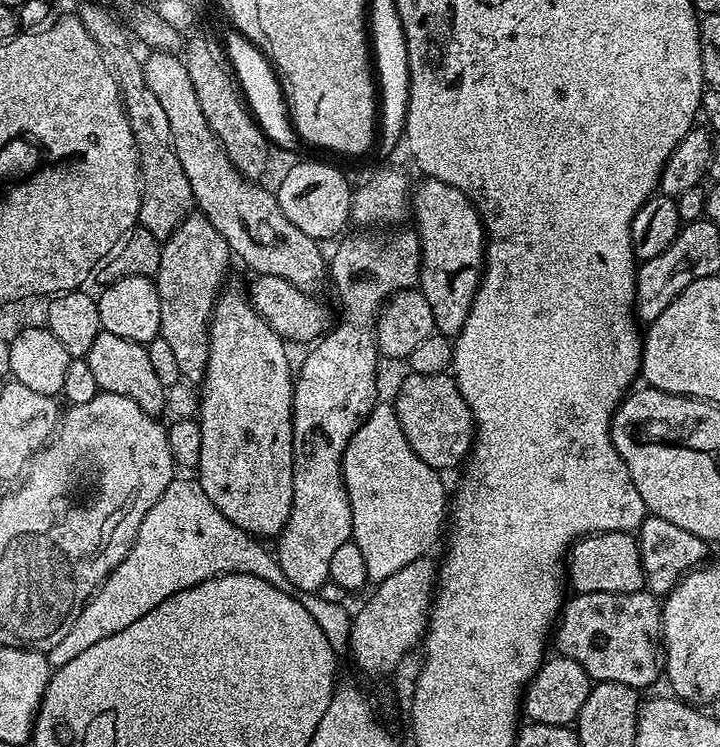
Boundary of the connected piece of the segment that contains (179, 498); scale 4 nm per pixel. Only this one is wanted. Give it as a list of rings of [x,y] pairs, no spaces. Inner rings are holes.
[[[172,479],[170,486],[166,486],[166,490],[162,490],[162,498],[158,498],[158,502],[154,502],[154,506],[150,506],[150,510],[146,510],[146,518],[142,518],[142,526],[138,526],[138,534],[134,538],[126,558],[122,558],[120,565],[110,572],[108,577],[100,583],[99,588],[92,593],[82,614],[78,614],[78,622],[74,622],[74,626],[70,626],[66,638],[62,638],[62,642],[58,642],[58,646],[54,646],[47,652],[48,664],[54,670],[66,666],[66,662],[78,658],[78,654],[82,654],[82,650],[86,650],[86,646],[94,646],[94,642],[102,642],[102,638],[110,638],[110,634],[118,634],[118,630],[126,630],[126,626],[130,626],[130,622],[138,622],[138,618],[142,618],[142,614],[150,614],[150,610],[154,610],[154,606],[166,602],[166,598],[187,588],[198,586],[207,580],[213,580],[218,575],[250,574],[254,578],[262,578],[266,582],[270,582],[270,586],[287,589],[289,587],[288,579],[286,574],[282,574],[275,555],[269,549],[267,552],[260,544],[263,543],[257,537],[234,526],[234,522],[230,522],[230,518],[226,518],[226,514],[222,514],[222,510],[218,510],[214,506],[214,502],[210,502],[210,498],[206,498],[199,479]]]

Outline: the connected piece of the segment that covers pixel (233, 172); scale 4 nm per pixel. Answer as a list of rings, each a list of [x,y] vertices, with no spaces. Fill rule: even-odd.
[[[153,51],[149,60],[143,61],[144,73],[146,74],[146,86],[150,86],[154,98],[158,98],[158,103],[162,106],[162,111],[166,114],[166,122],[170,130],[170,138],[172,139],[172,148],[176,152],[178,162],[182,162],[182,170],[186,174],[186,178],[190,181],[190,190],[192,191],[192,199],[195,207],[204,215],[210,222],[210,226],[214,226],[214,230],[218,230],[218,234],[222,234],[222,238],[228,243],[228,251],[233,257],[236,256],[248,268],[253,268],[253,273],[256,276],[273,276],[274,278],[286,278],[296,288],[312,290],[312,287],[319,282],[320,279],[325,279],[326,276],[326,256],[320,253],[321,245],[314,238],[310,238],[310,234],[302,234],[302,230],[298,230],[298,226],[294,226],[294,222],[290,222],[290,218],[286,218],[286,214],[282,214],[282,206],[278,206],[276,201],[276,193],[271,187],[263,188],[263,183],[253,182],[240,173],[238,169],[230,162],[224,147],[218,142],[218,138],[214,134],[214,130],[210,130],[210,126],[206,122],[206,114],[202,114],[202,106],[198,106],[198,94],[194,94],[194,86],[190,82],[190,74],[186,70],[183,59],[179,55],[171,52]]]

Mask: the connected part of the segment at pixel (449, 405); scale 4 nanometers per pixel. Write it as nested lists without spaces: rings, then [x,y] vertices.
[[[442,372],[408,374],[396,392],[394,407],[402,434],[406,434],[406,442],[410,442],[410,450],[414,450],[426,466],[445,470],[465,459],[474,443],[474,421],[470,406],[466,406],[466,400],[451,375]]]

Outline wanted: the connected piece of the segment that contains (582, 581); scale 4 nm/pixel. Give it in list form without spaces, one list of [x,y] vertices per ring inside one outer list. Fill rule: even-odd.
[[[594,532],[590,536],[579,537],[566,557],[566,580],[576,594],[630,594],[641,591],[644,588],[644,571],[637,537],[632,532]]]

